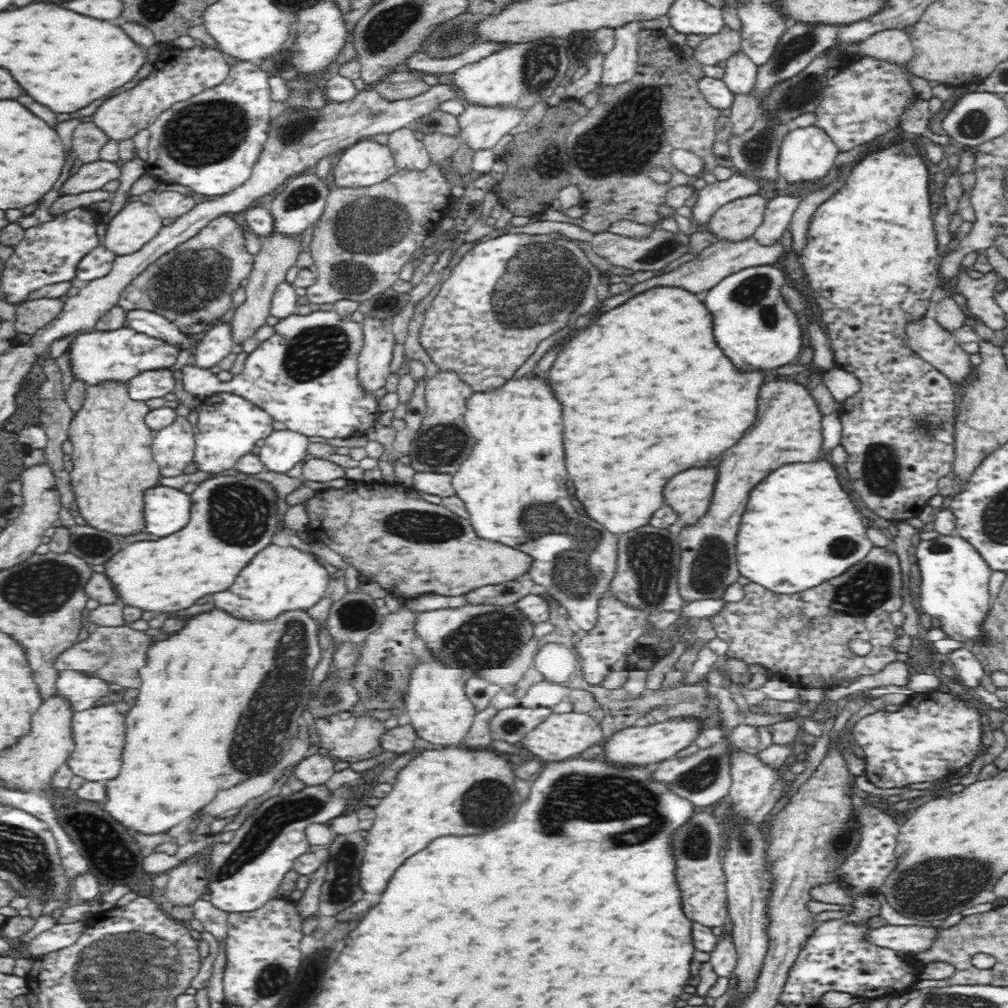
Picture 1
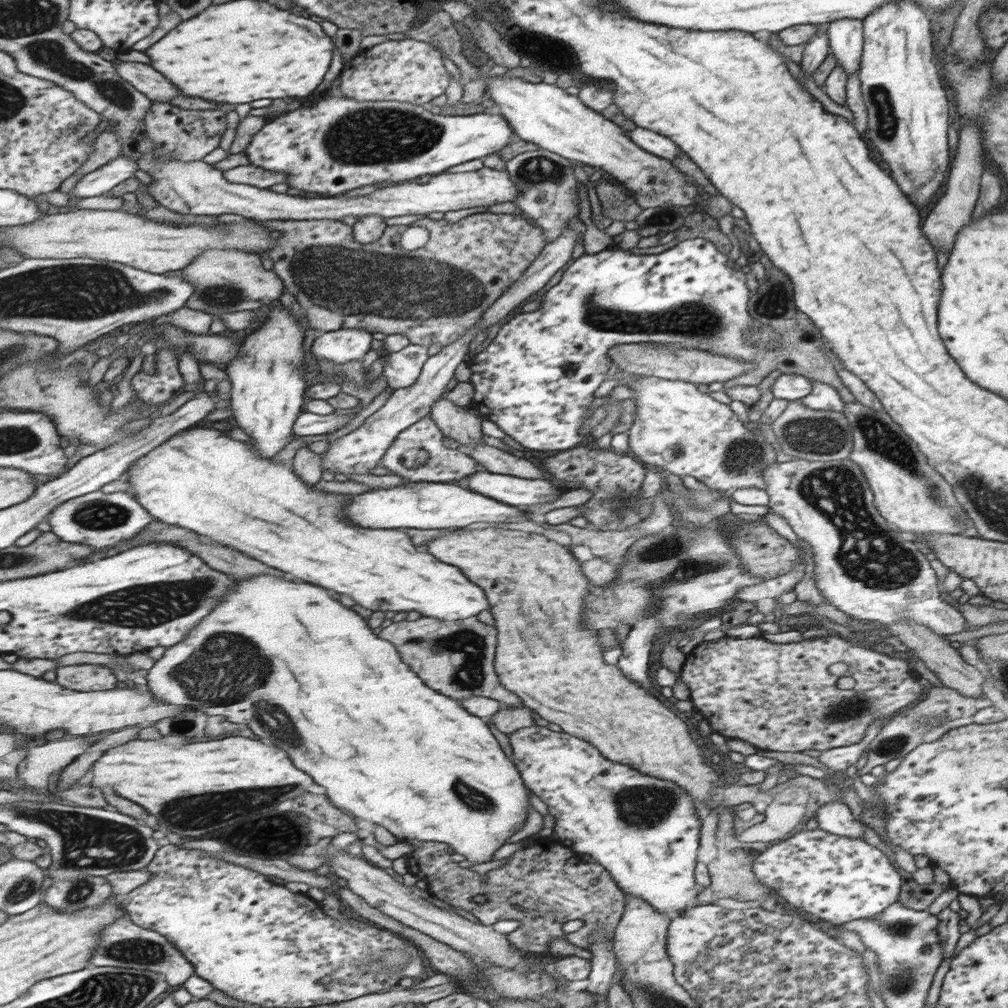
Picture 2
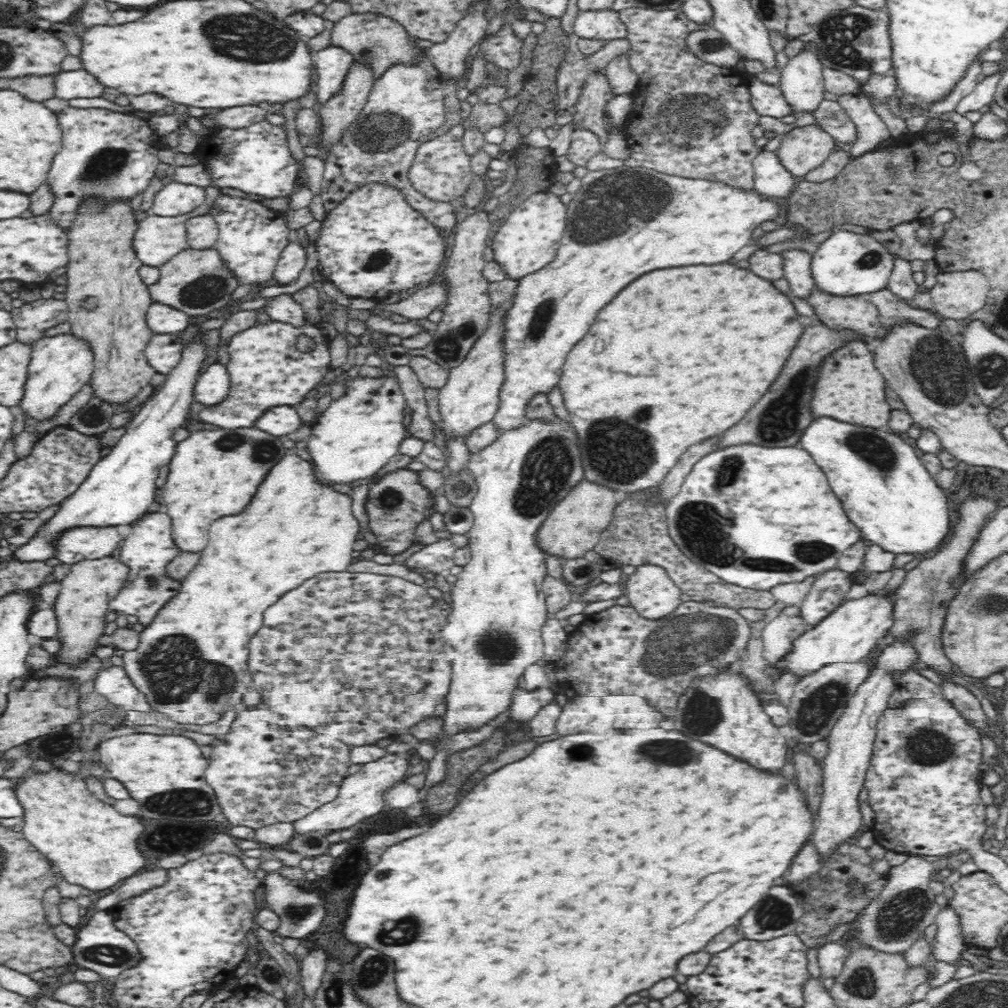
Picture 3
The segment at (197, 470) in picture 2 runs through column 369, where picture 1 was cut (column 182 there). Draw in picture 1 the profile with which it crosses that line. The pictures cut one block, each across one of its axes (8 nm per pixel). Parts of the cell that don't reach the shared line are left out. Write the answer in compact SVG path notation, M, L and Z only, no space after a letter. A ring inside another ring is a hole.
M215 475L214 480L206 479L190 493L191 509L190 522L186 528L174 532L172 536L158 540L142 540L126 545L115 554L105 567L104 574L112 581L124 605L136 606L150 612L176 612L192 606L198 598L206 594L216 594L228 590L234 580L237 580L242 568L246 566L255 554L266 548L277 534L280 524L278 504L276 503L276 489L266 481L255 479L251 475ZM236 512L236 544L234 544L234 526L226 530L226 514Z

